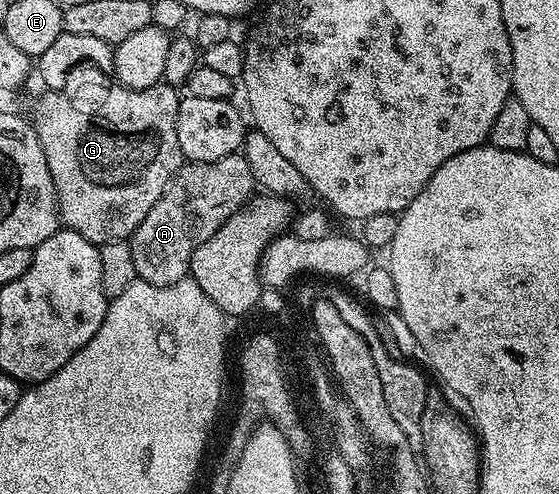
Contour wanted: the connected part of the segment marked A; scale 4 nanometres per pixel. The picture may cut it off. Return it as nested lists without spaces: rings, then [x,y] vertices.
[[[242,153],[212,162],[184,161],[169,180],[165,192],[161,192],[157,204],[149,208],[149,216],[145,216],[131,234],[136,279],[154,286],[168,286],[188,277],[193,252],[201,248],[229,216],[243,209],[256,190],[255,177]]]

